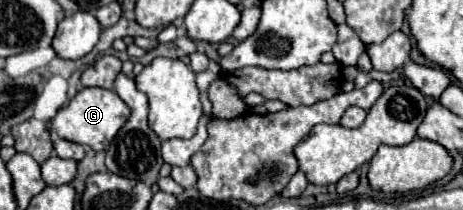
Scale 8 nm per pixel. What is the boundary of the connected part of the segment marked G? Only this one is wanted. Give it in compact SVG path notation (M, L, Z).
M87 87L87 89L81 89L65 107L57 111L57 115L49 123L49 131L61 139L101 151L101 149L107 149L107 145L113 141L113 137L117 135L117 131L121 129L127 117L129 117L129 107L125 107L123 99L115 91Z

